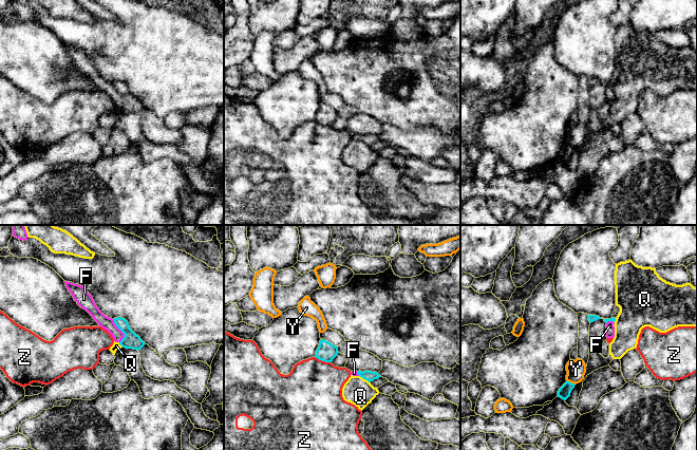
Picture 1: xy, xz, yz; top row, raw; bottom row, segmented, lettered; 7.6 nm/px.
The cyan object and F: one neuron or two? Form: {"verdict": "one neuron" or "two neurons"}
{"verdict": "one neuron"}

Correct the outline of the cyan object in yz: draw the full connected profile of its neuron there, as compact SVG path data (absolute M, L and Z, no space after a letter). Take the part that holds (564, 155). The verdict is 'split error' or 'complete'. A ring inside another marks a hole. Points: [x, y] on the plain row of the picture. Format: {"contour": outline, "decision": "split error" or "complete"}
{"contour": "M566 145L558 154L558 161L561 161L562 163L566 164L574 151L574 147L571 147L569 145Z", "decision": "complete"}

